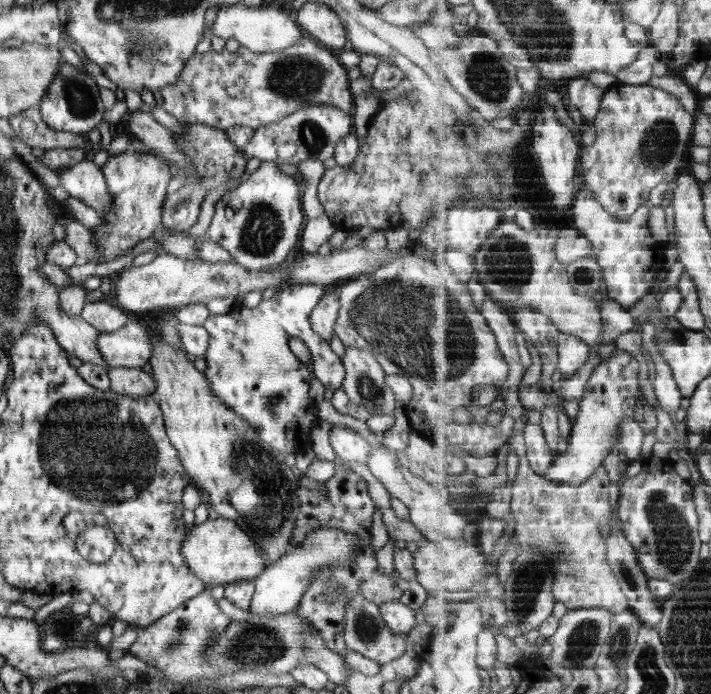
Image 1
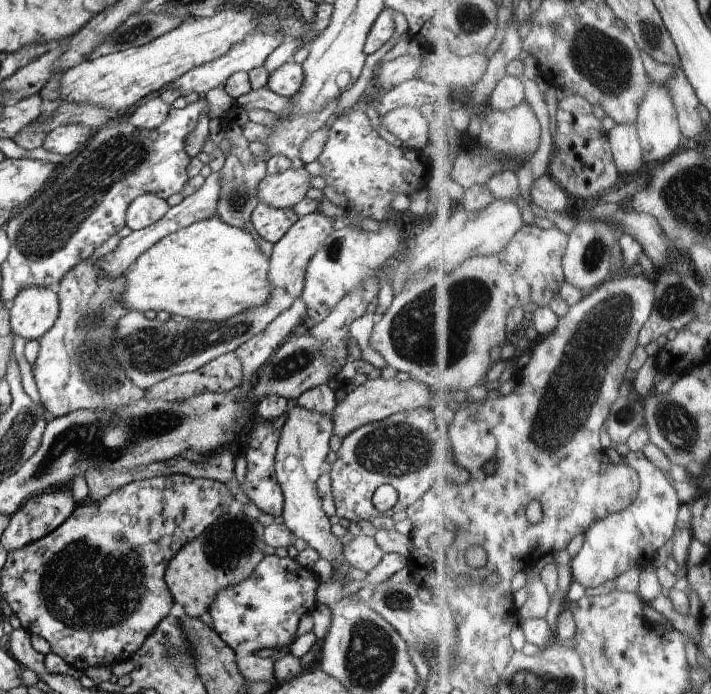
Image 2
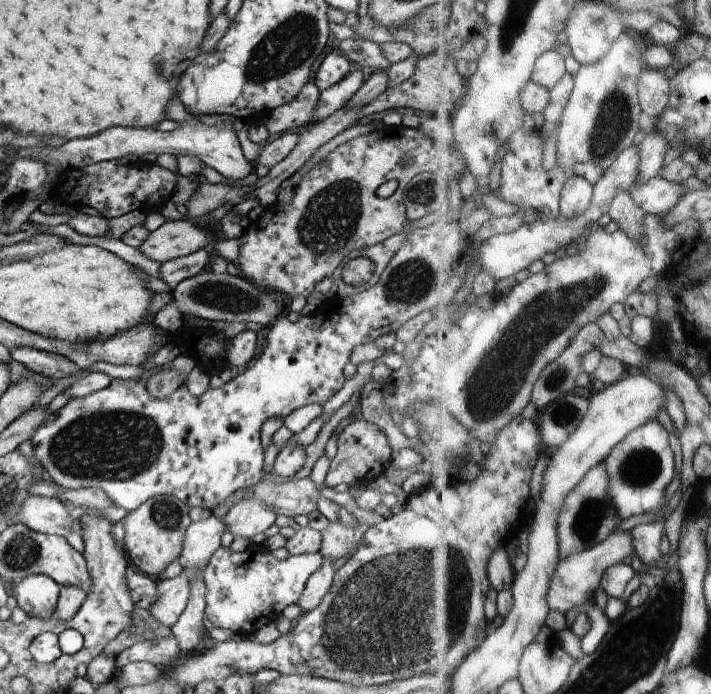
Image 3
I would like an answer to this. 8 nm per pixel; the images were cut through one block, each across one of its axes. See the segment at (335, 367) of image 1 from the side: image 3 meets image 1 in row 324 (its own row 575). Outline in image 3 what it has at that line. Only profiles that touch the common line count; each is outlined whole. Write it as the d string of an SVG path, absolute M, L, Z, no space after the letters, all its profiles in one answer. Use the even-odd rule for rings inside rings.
M251 544L243 551L233 551L231 547L220 545L212 555L210 562L203 570L206 583L205 614L216 627L230 628L240 637L254 636L255 631L278 617L290 604L296 604L302 596L306 581L323 565L321 552L290 555L286 559L274 557L271 550L263 544Z

